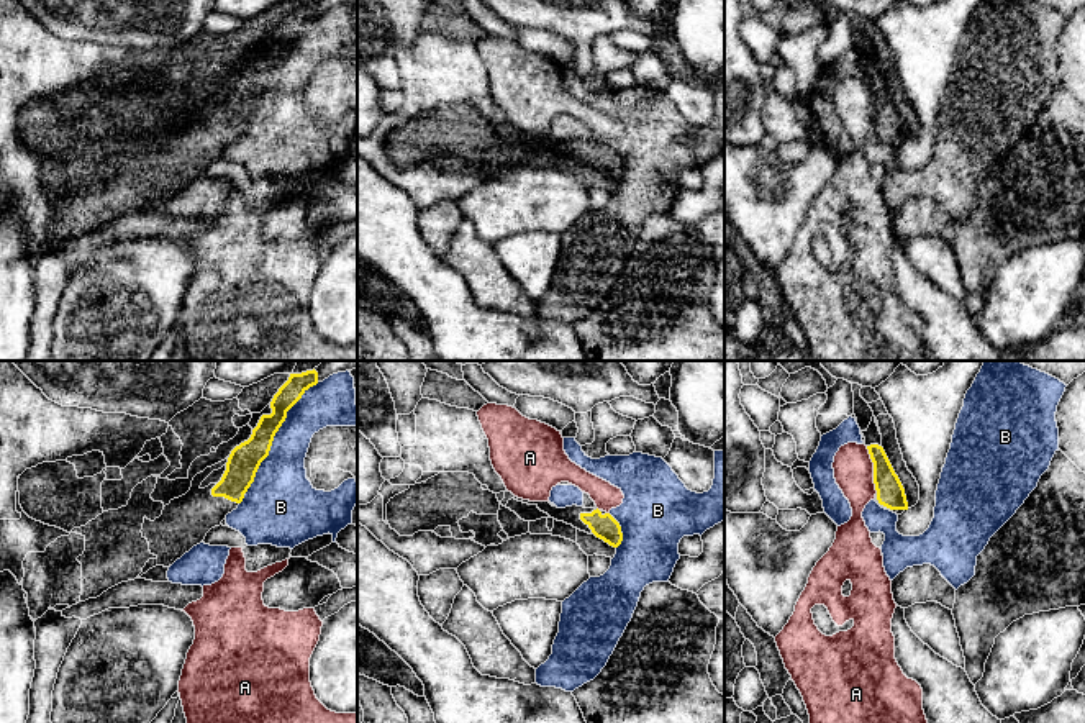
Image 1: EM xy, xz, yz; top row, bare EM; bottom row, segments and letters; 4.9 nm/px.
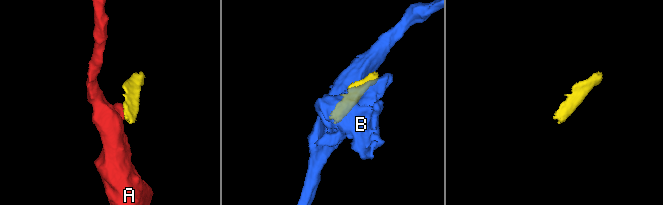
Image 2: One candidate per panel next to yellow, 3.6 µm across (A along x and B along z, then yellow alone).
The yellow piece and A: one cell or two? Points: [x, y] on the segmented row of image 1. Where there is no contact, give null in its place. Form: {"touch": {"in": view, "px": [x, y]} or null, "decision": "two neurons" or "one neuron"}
{"touch": {"in": "yz", "px": [874, 469]}, "decision": "two neurons"}

